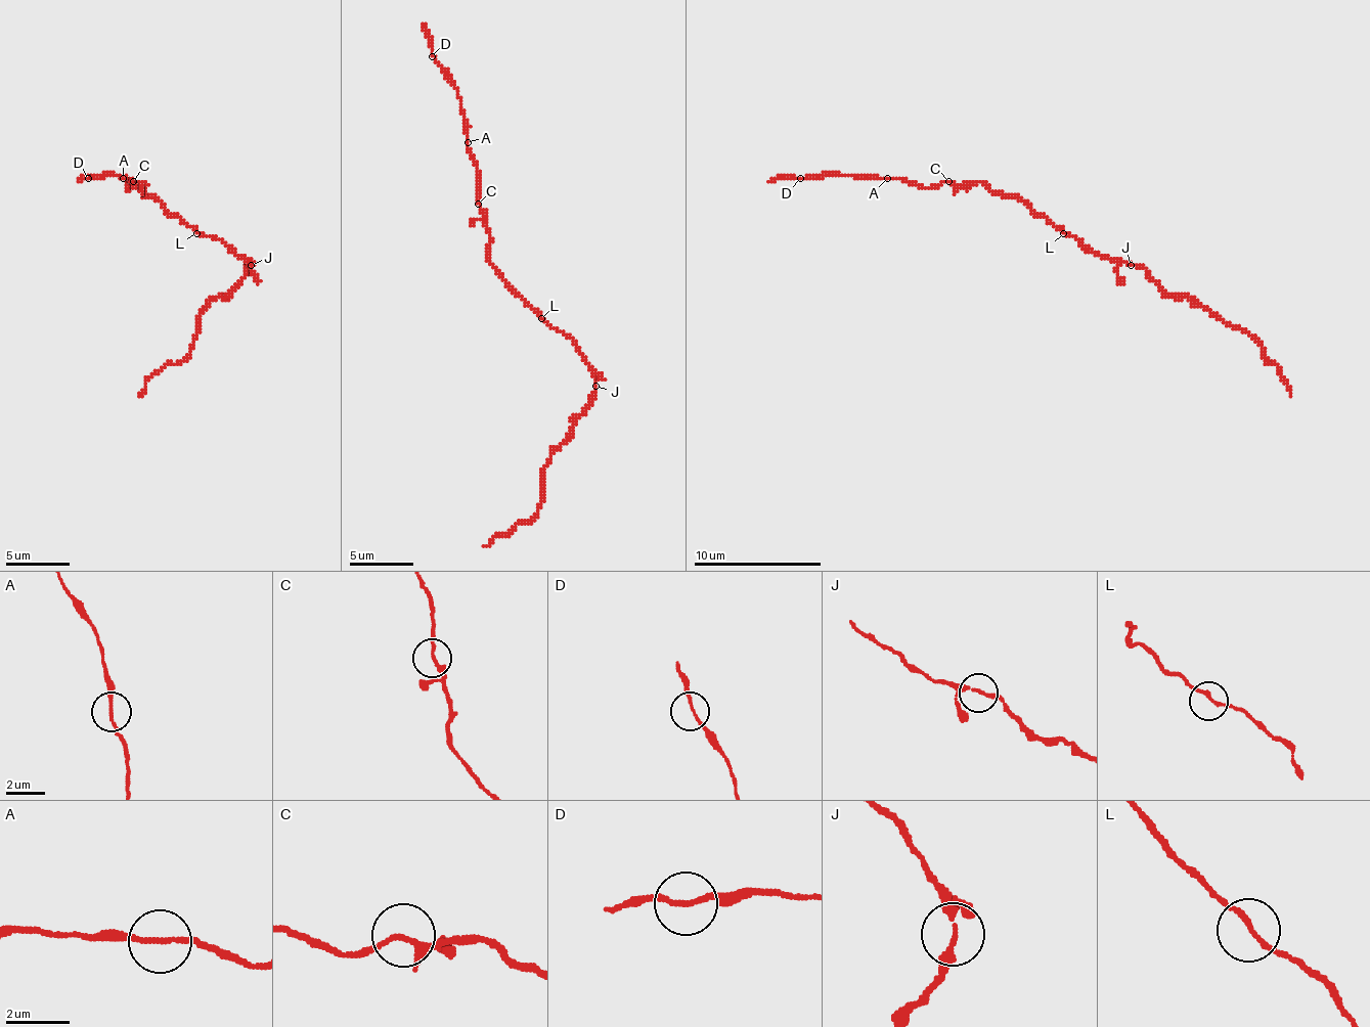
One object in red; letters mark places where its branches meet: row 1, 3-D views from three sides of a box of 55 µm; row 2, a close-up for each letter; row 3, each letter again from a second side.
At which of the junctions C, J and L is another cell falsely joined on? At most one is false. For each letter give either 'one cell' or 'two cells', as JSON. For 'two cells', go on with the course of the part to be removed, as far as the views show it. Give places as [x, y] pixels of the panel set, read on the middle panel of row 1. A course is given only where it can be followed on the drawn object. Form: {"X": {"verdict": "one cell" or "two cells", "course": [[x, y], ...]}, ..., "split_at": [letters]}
{"C": {"verdict": "one cell"}, "J": {"verdict": "one cell"}, "L": {"verdict": "one cell"}, "split_at": []}

